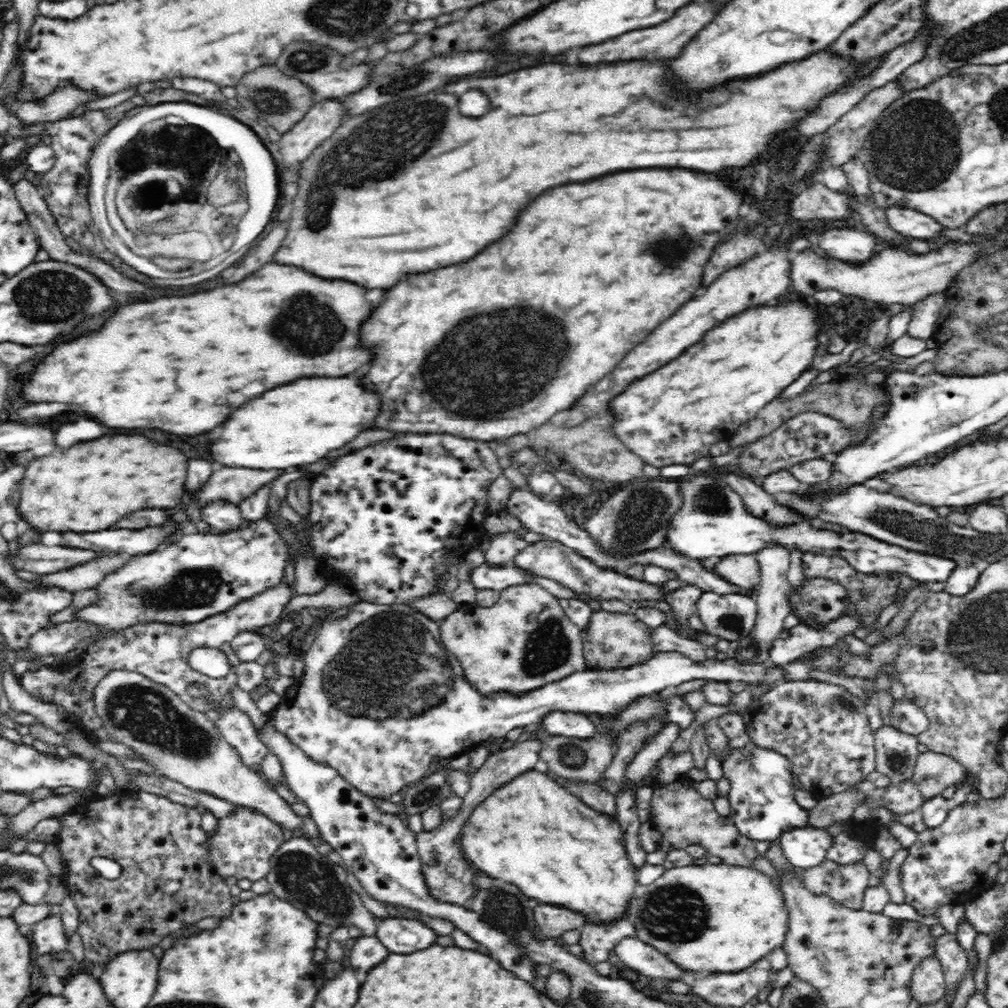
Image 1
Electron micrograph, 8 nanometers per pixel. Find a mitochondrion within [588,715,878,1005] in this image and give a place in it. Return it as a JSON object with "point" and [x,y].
{"point":[676,913]}

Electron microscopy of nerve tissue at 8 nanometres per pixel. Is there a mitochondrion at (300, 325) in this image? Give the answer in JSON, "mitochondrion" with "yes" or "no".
{"mitochondrion":"yes"}

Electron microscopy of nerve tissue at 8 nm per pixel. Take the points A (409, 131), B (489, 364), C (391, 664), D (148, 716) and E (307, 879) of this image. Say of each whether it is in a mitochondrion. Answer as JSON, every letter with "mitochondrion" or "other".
{"A":"mitochondrion","B":"mitochondrion","C":"mitochondrion","D":"mitochondrion","E":"mitochondrion"}

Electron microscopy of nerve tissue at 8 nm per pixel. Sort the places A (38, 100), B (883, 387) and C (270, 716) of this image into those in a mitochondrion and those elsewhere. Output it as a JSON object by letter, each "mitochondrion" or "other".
{"A":"other","B":"other","C":"other"}

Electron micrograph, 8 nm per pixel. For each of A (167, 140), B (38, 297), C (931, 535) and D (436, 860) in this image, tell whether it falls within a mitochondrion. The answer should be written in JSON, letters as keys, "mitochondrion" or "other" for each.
{"A":"other","B":"mitochondrion","C":"mitochondrion","D":"mitochondrion"}

